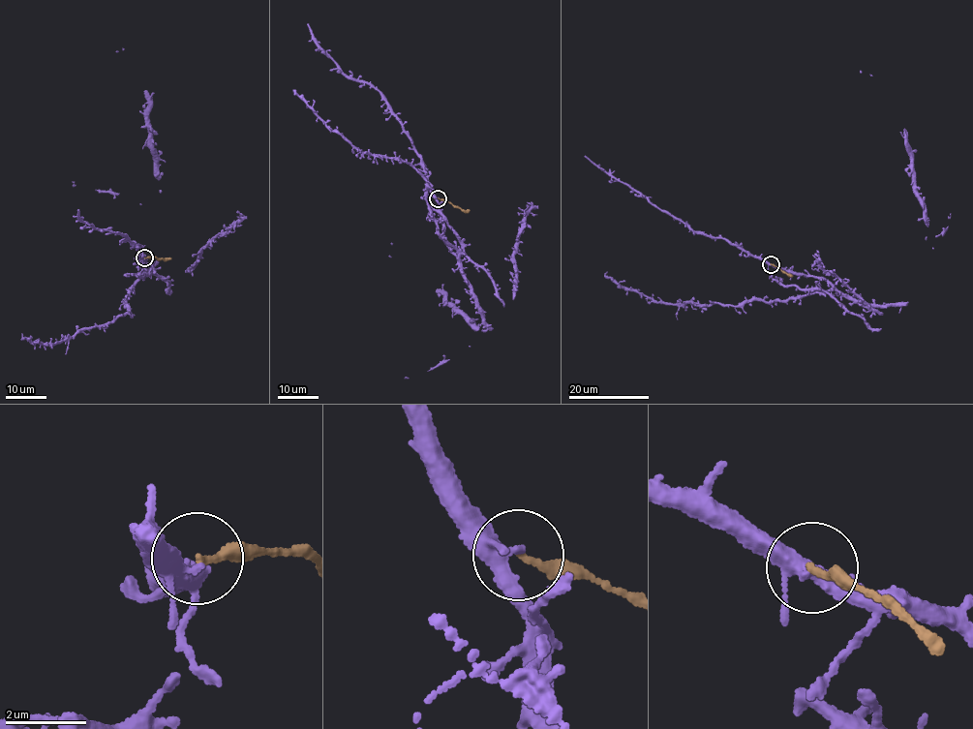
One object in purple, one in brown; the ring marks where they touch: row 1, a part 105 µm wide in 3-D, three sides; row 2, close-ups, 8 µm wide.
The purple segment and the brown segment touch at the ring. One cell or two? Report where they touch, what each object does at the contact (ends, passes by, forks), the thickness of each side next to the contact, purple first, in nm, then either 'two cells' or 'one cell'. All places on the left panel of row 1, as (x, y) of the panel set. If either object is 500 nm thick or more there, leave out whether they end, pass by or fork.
at (144, 258); purple forks there; brown ends there; 240 nm thick on the purple side, 200 nm on the other; two cells

